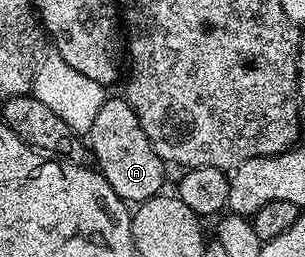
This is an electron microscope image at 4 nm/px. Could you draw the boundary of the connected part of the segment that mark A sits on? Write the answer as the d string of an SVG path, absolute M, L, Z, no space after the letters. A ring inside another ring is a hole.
M124 97L104 99L93 120L87 141L97 160L95 164L100 174L123 202L138 204L155 197L164 189L166 163L157 156L141 128L137 114Z

